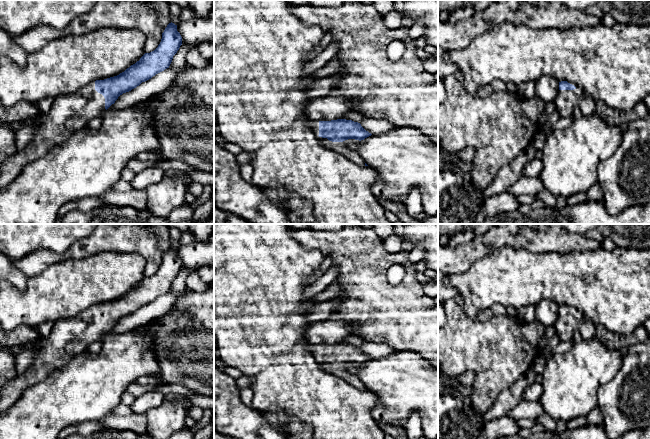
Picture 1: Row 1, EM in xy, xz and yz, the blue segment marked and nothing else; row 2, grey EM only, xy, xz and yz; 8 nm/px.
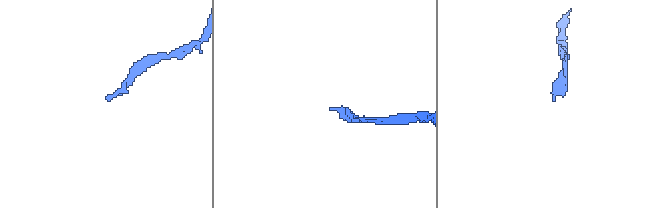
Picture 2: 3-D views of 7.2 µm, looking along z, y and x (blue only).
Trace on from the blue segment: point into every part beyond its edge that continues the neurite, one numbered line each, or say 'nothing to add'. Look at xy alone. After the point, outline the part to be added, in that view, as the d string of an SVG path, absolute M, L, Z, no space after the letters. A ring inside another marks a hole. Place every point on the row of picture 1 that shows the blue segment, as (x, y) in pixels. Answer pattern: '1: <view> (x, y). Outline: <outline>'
1: xy (69, 113). Outline: M91 82L74 94L54 98L50 111L46 114L40 113L34 119L36 135L28 146L6 159L0 166L0 189L18 175L24 166L45 155L55 145L71 136L74 131L85 128L91 119L102 117L105 110L105 98L95 90L95 82Z

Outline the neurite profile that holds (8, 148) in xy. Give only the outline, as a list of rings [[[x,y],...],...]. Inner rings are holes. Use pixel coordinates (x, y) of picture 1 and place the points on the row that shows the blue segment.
[[[9,124],[0,126],[0,166],[18,152],[15,133]]]

